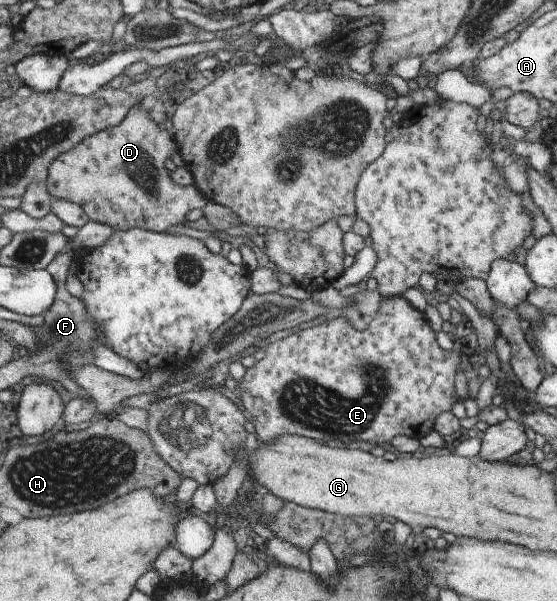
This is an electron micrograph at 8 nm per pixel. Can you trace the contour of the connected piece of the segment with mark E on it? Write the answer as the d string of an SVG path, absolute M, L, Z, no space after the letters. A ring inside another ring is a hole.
M402 296L381 297L377 314L374 318L369 318L362 329L357 329L351 320L341 316L318 326L299 330L282 340L269 344L265 349L265 357L247 369L244 377L235 387L235 391L242 399L245 409L252 415L258 439L267 444L271 444L271 441L277 440L284 434L298 434L323 444L335 446L348 445L352 441L368 441L375 446L385 446L389 445L389 441L394 435L408 435L408 437L419 440L432 431L434 419L440 413L450 411L454 402L454 375L456 375L456 369L466 363L465 356L461 356L453 350L442 350L434 339L434 334L432 329L428 327L424 315L418 313L418 310L413 308Z

